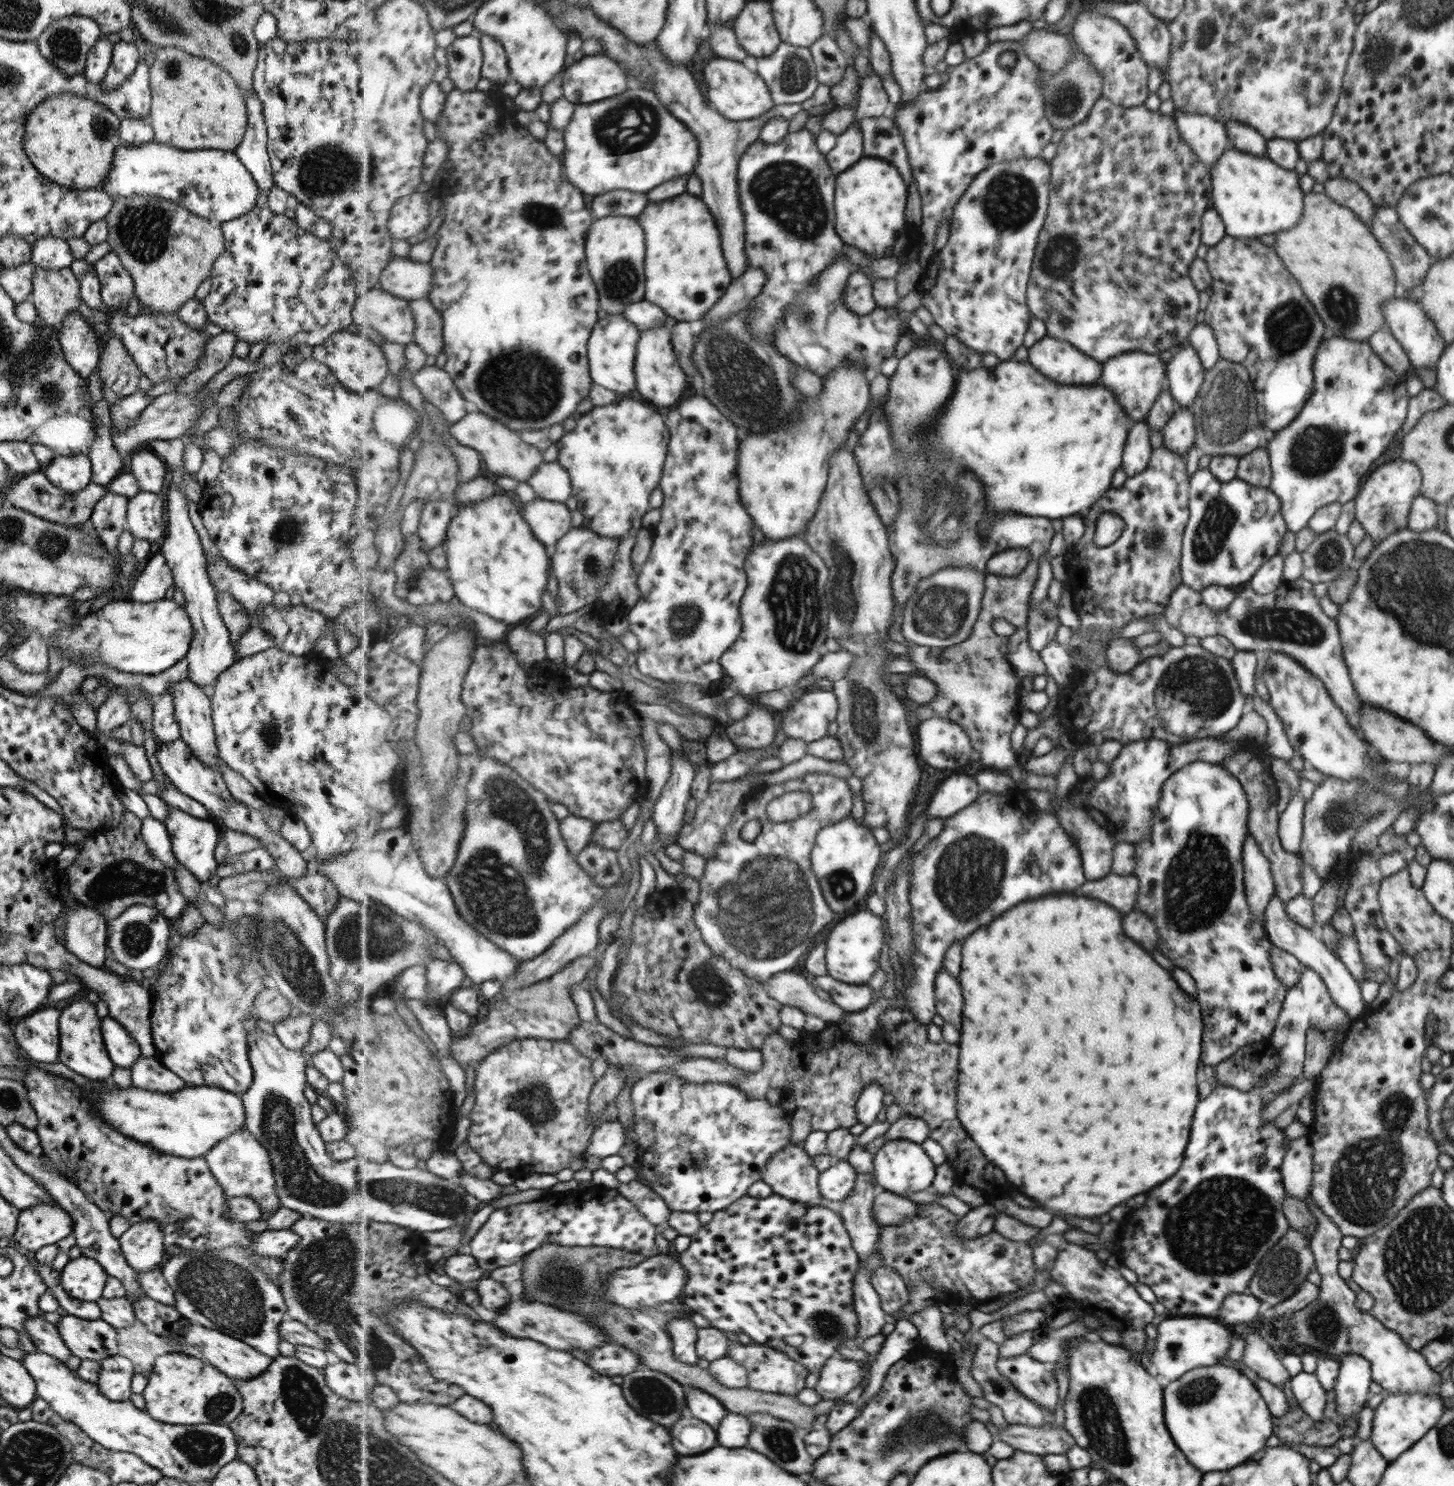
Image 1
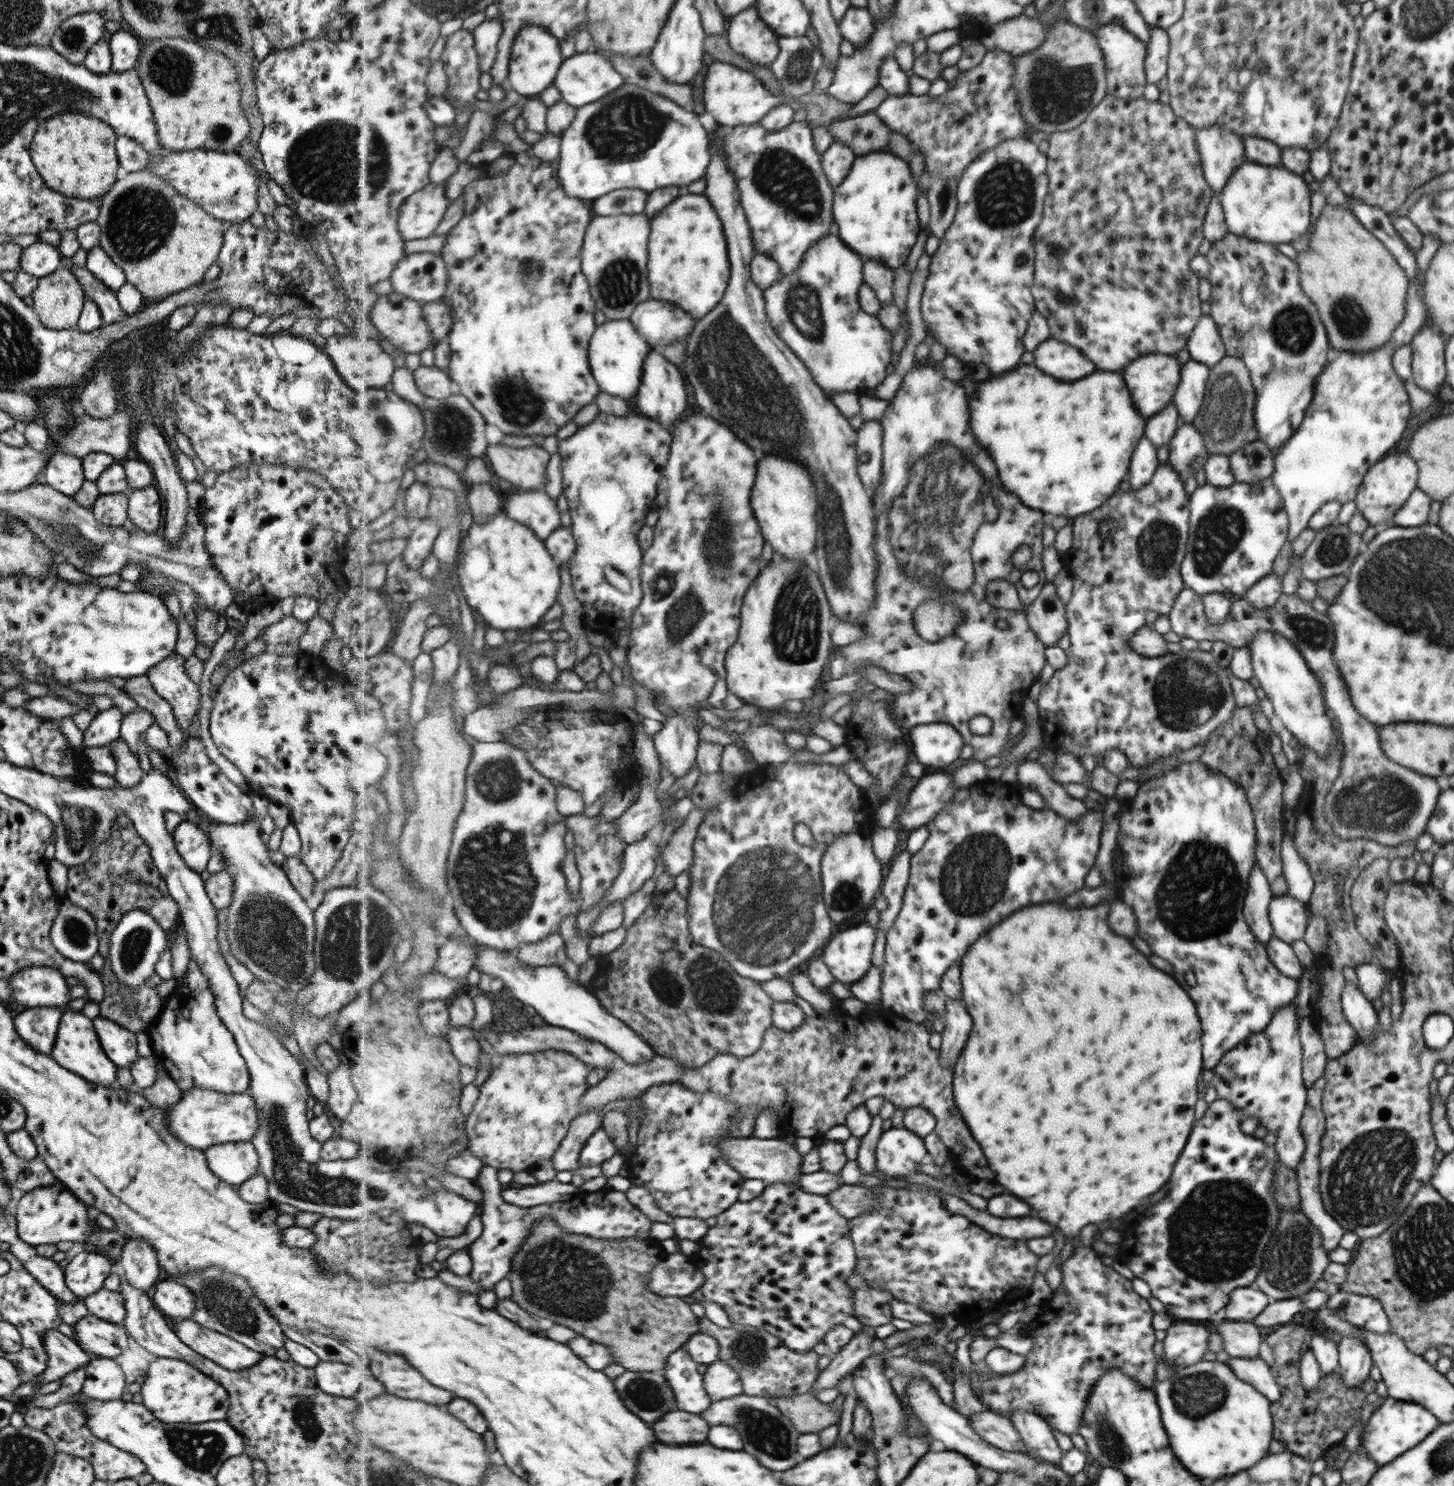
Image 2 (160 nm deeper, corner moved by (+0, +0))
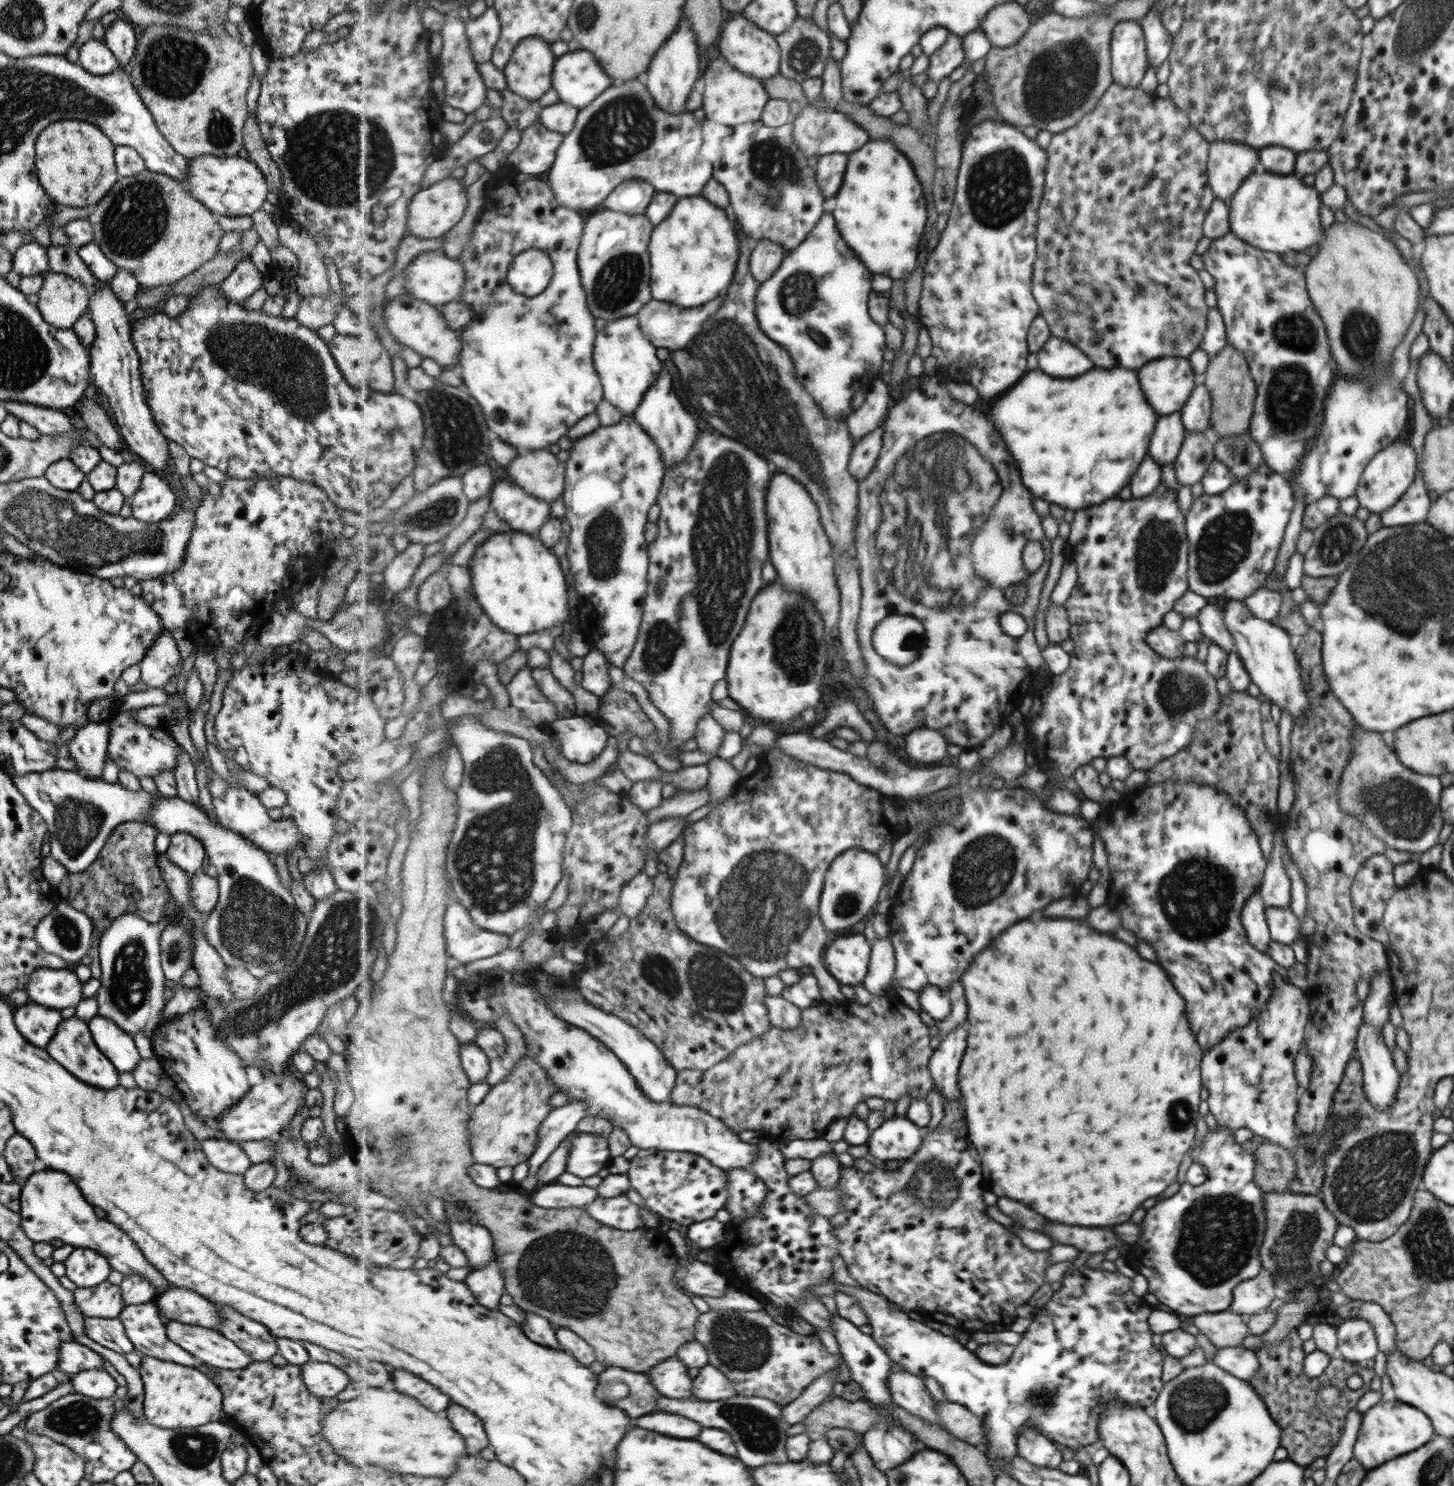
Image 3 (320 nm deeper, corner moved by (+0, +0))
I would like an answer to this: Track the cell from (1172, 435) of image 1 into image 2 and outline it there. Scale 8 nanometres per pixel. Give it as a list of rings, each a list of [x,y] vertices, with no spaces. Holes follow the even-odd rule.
[[[1187,423],[1179,424],[1167,447],[1167,463],[1183,477],[1191,476],[1197,470],[1201,470],[1209,455],[1201,435]]]

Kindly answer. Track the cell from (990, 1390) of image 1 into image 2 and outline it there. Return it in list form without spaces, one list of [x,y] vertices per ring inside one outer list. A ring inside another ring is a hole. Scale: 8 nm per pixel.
[[[1016,1410],[1012,1416],[1013,1424],[1018,1428],[1028,1455],[1035,1455],[1047,1462],[1057,1464],[1062,1452],[1051,1433],[1050,1425],[1034,1411]]]

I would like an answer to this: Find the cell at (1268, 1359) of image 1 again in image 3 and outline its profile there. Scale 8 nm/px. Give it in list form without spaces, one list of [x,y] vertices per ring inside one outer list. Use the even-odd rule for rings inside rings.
[[[1231,1311],[1199,1314],[1189,1321],[1216,1349],[1242,1347],[1242,1340],[1249,1335],[1245,1319]]]

